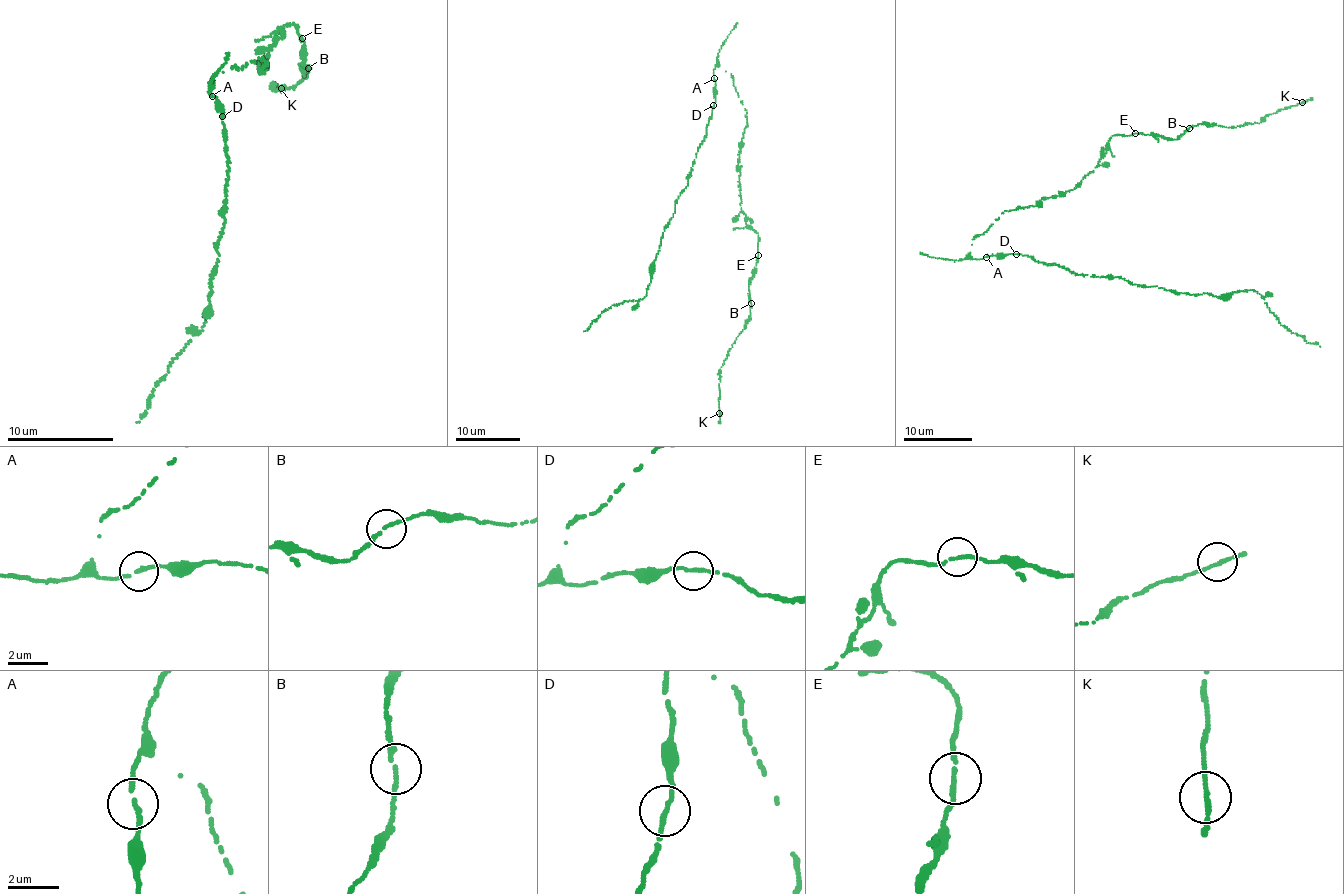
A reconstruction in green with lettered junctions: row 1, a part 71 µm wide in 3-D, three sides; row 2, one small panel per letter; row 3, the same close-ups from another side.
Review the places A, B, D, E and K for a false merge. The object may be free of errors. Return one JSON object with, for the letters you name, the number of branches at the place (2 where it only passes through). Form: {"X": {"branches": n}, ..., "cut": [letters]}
{"cut": []}

